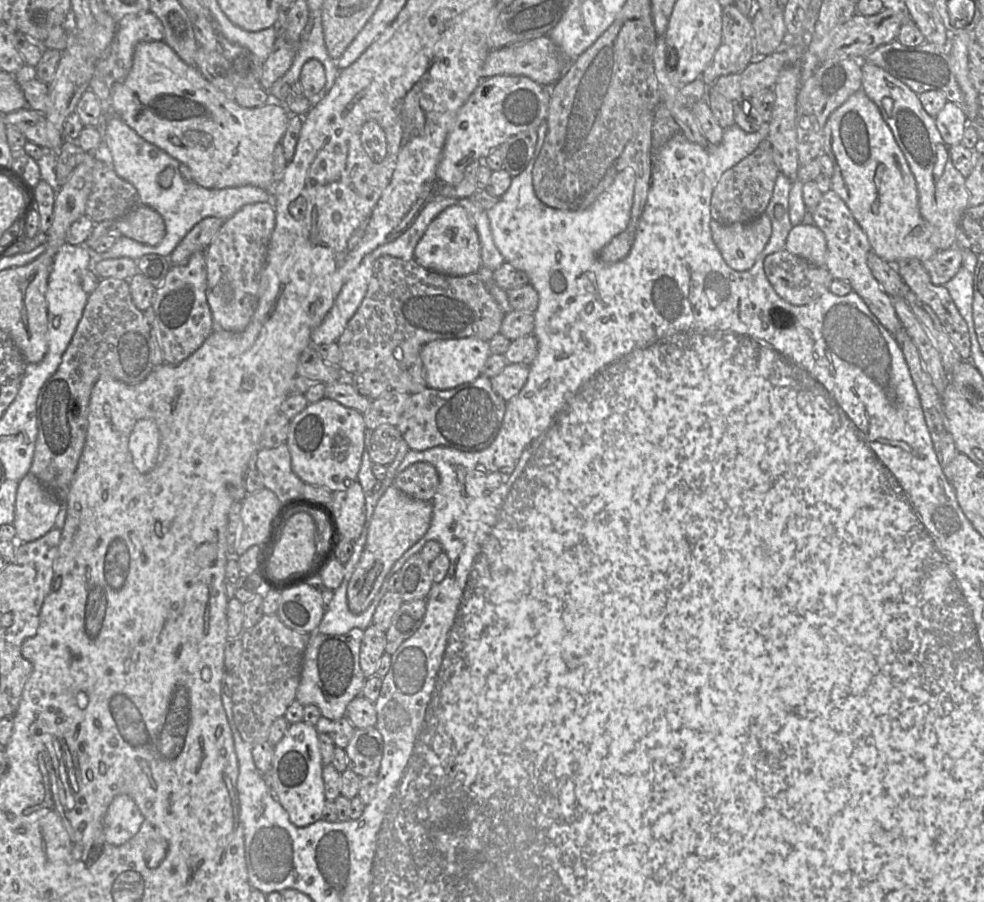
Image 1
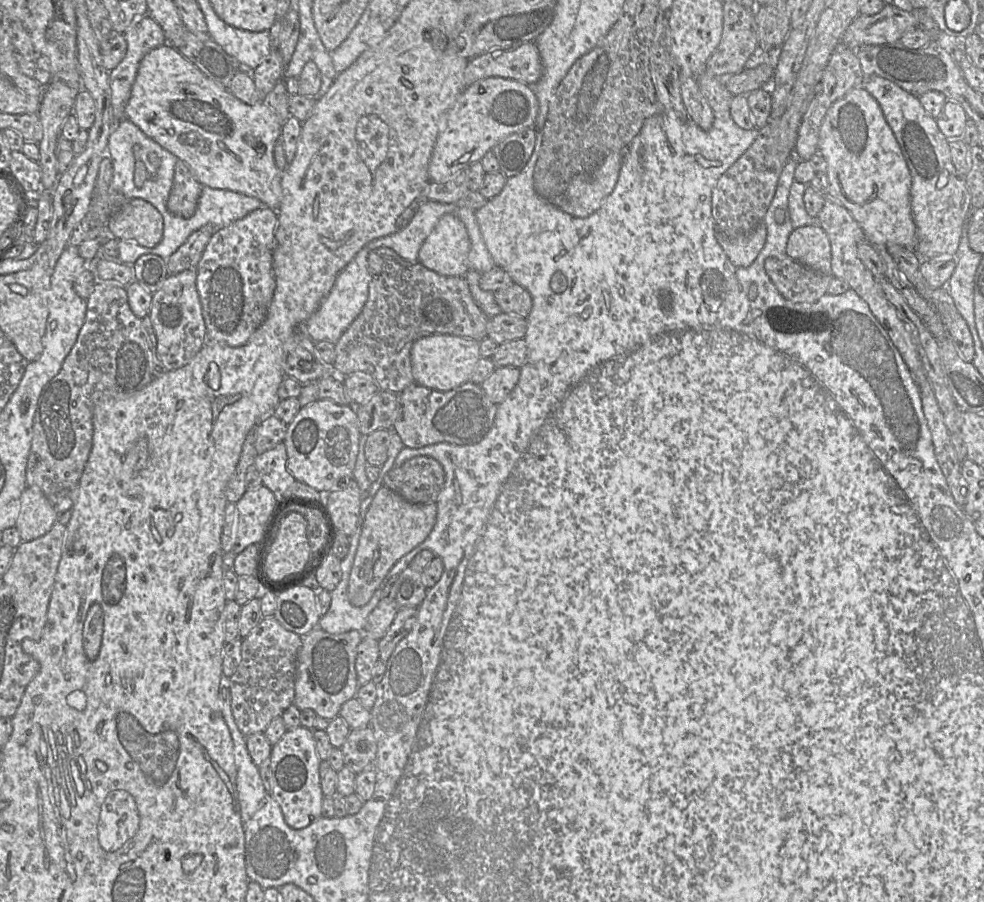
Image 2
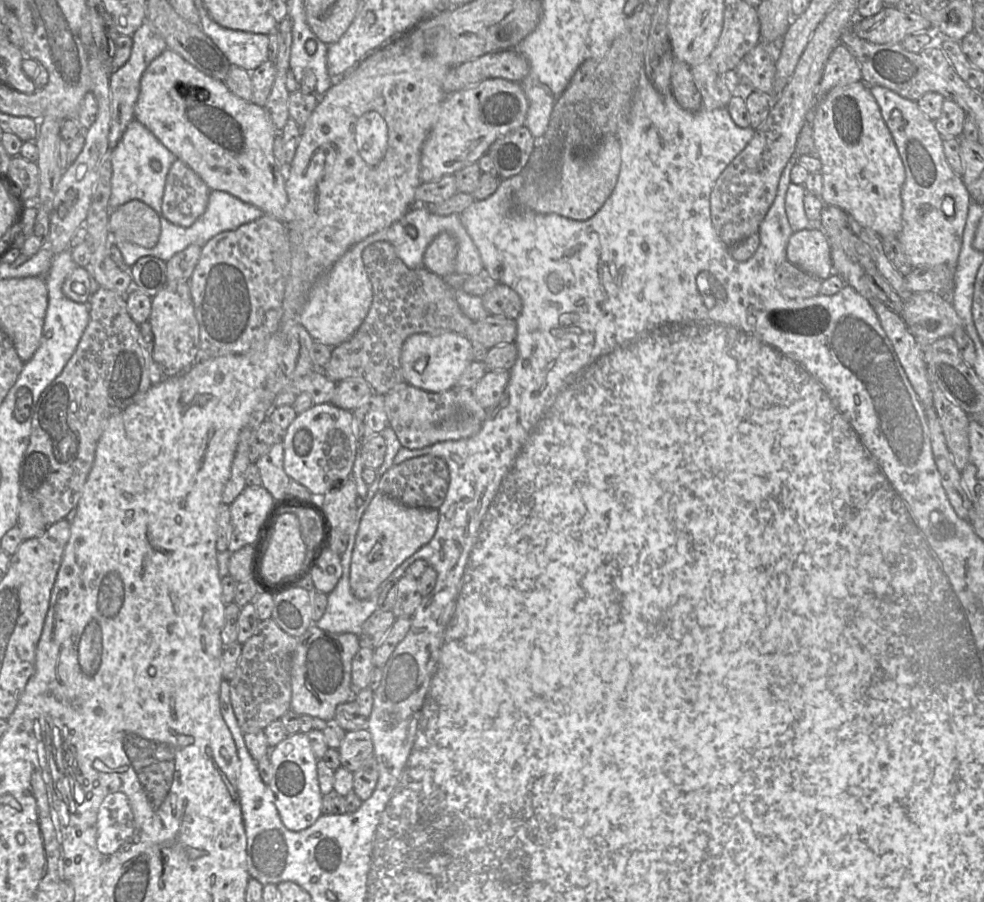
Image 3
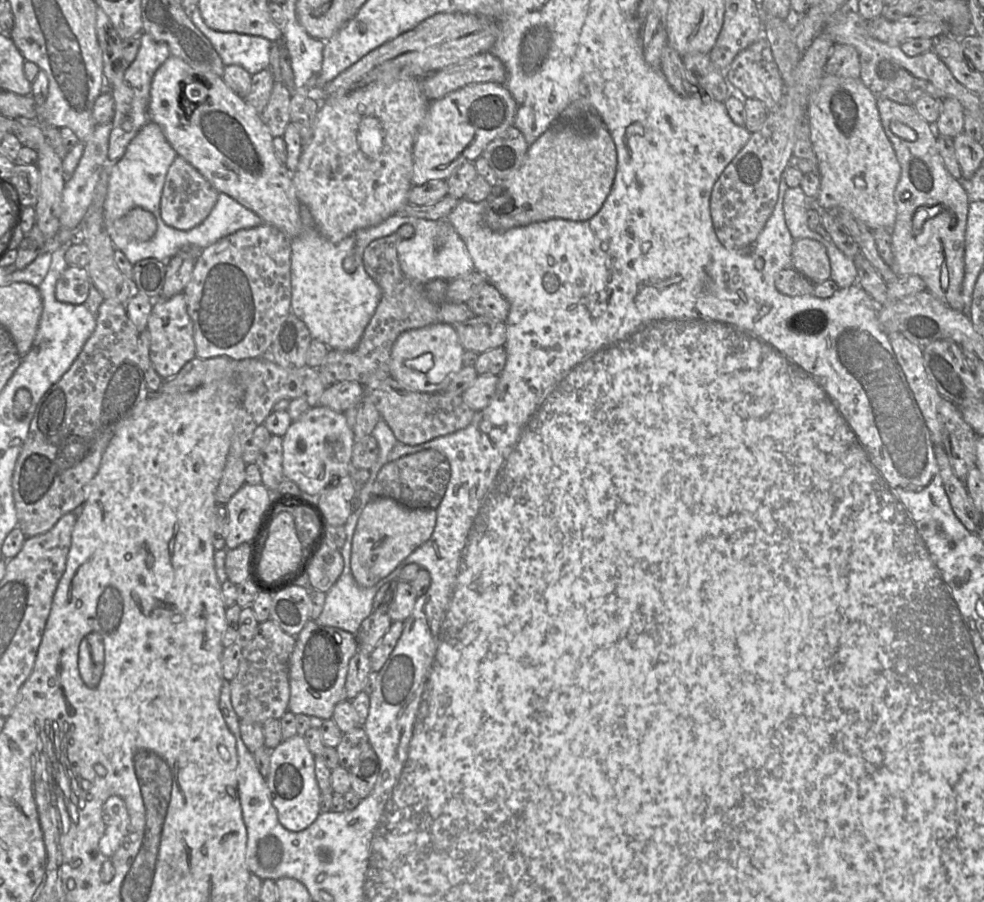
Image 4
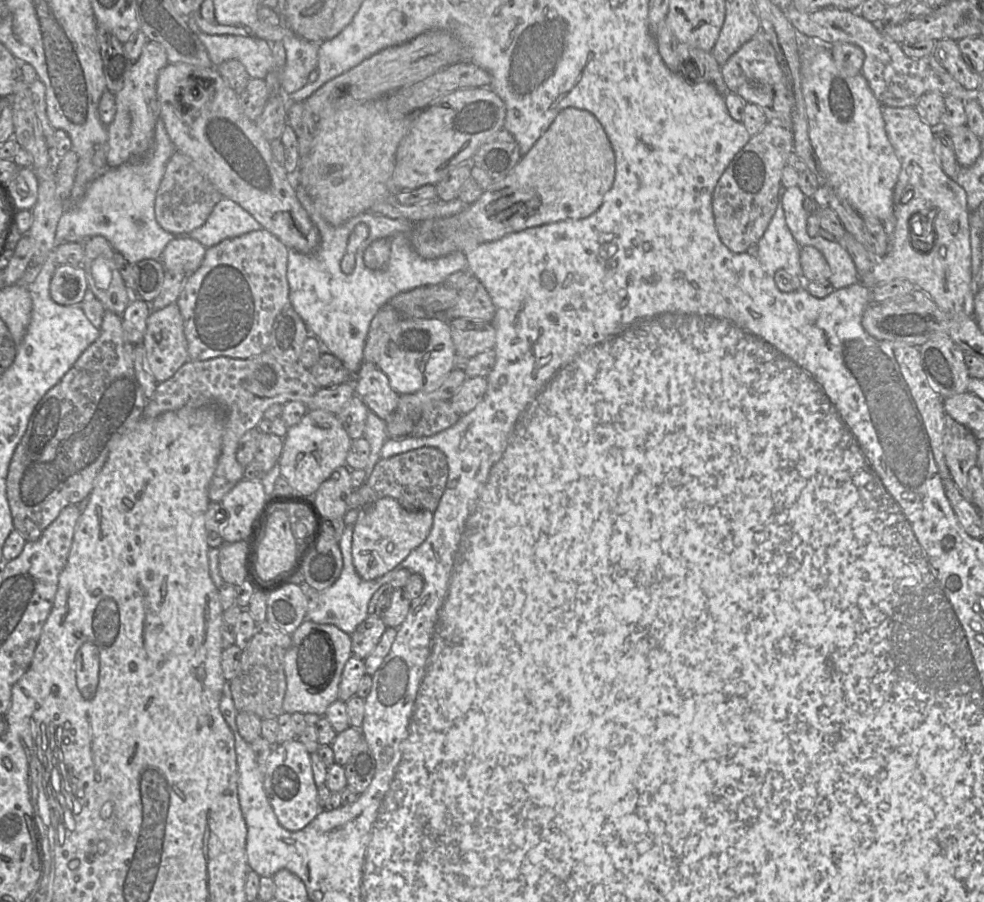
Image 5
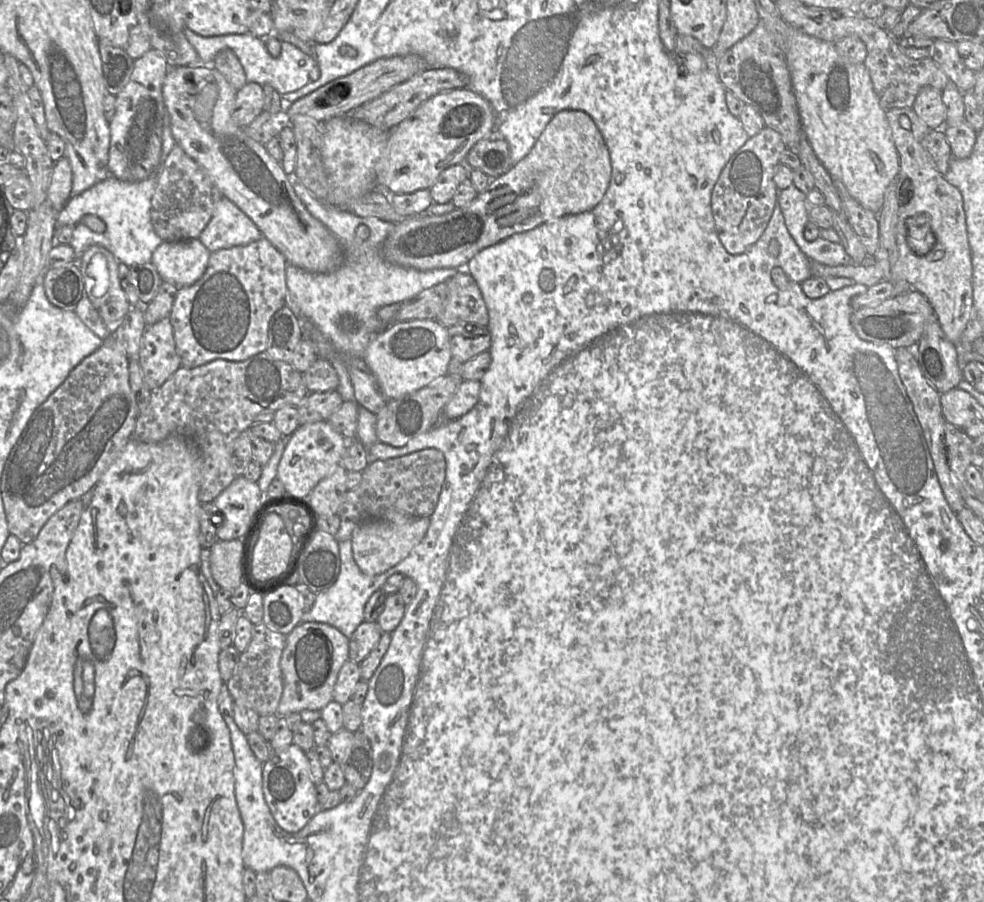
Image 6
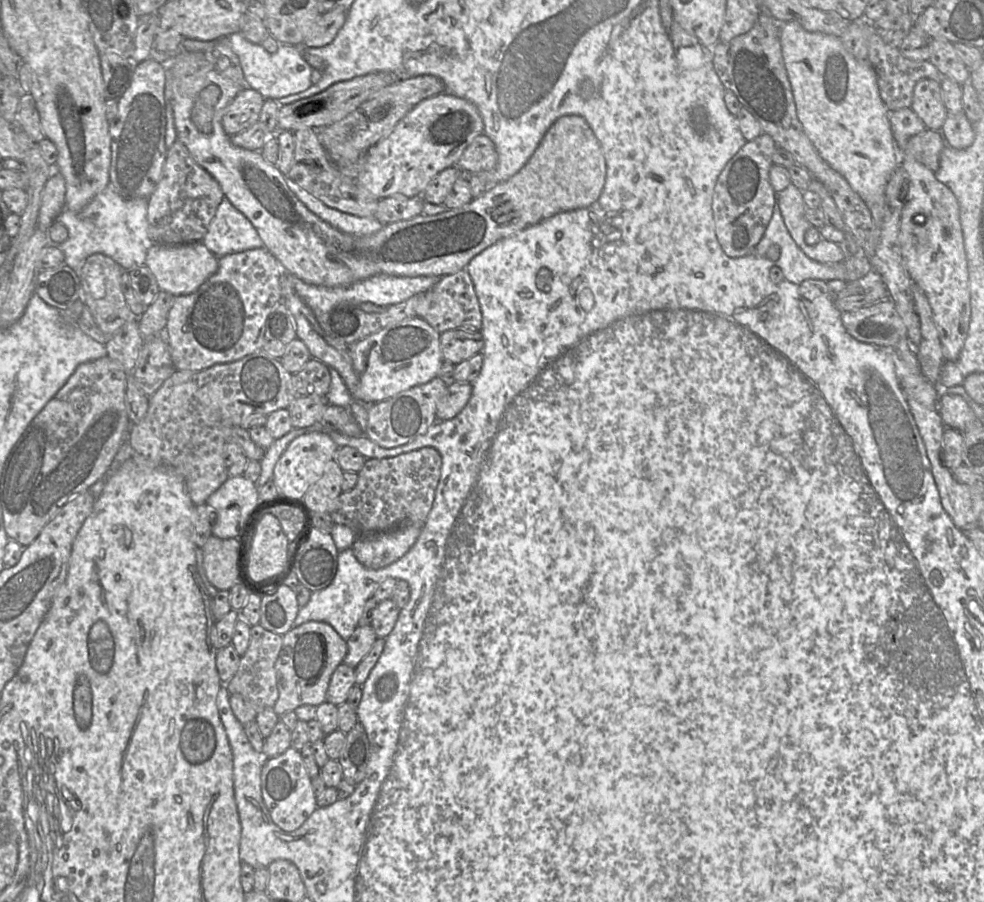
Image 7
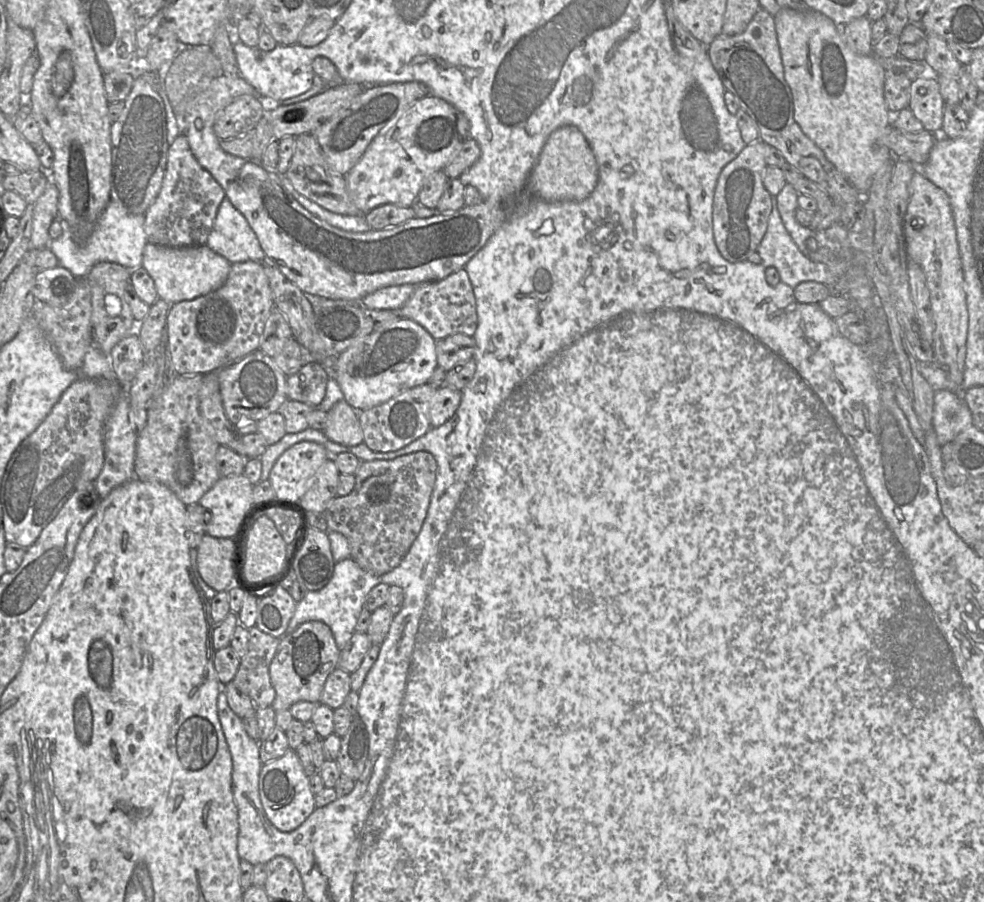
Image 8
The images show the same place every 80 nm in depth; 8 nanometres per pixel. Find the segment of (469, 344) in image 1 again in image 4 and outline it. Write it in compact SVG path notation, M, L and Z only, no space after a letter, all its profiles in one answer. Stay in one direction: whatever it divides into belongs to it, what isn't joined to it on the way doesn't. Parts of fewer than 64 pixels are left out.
M438 322L404 331L392 347L391 376L413 391L444 392L452 377L463 367L462 356L465 351L454 326L447 323Z

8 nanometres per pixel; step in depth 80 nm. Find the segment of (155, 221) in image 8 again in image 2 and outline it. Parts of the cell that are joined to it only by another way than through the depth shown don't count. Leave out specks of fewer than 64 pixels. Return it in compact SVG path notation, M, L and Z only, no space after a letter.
M178 159L167 201L168 210L177 216L190 218L196 211L202 188L187 164Z

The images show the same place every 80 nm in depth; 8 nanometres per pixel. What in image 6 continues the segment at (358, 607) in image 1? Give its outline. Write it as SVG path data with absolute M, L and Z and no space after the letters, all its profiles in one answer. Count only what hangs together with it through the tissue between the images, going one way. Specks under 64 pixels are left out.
M386 510L380 518L357 523L352 533L352 553L360 570L375 576L405 559L419 544L430 524L430 517L411 516L400 510Z

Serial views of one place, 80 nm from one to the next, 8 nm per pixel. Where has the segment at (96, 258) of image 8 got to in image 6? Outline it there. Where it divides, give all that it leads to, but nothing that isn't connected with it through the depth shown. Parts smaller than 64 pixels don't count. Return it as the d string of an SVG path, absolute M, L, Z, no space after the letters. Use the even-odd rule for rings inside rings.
M157 173L140 182L124 182L113 176L93 185L77 196L70 197L57 215L56 228L69 226L73 230L70 246L77 260L93 245L110 251L129 267L151 262L152 254L163 240L156 234L151 222L151 201L157 186ZM85 215L96 215L105 223L105 231L97 233L81 223Z

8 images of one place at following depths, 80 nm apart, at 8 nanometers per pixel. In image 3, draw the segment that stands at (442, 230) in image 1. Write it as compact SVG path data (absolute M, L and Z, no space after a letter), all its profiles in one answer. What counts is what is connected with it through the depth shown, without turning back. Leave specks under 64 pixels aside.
M443 232L428 245L423 256L423 266L440 277L455 272L457 241L450 233Z

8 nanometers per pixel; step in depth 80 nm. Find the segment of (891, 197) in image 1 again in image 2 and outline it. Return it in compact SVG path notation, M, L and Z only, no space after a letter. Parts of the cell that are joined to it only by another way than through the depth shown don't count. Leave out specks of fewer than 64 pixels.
M864 85L855 87L847 92L842 98L835 101L827 110L824 117L823 123L819 132L819 141L818 141L818 153L822 154L825 158L828 169L828 192L827 196L831 199L835 199L840 202L852 215L855 221L859 224L866 236L866 241L870 242L874 246L886 246L890 244L898 244L907 249L914 249L917 243L917 233L916 225L913 220L912 210L911 210L911 199L910 199L910 190L912 185L912 177L905 161L905 158L902 154L900 146L888 125L883 112L878 104L878 102L866 91Z

